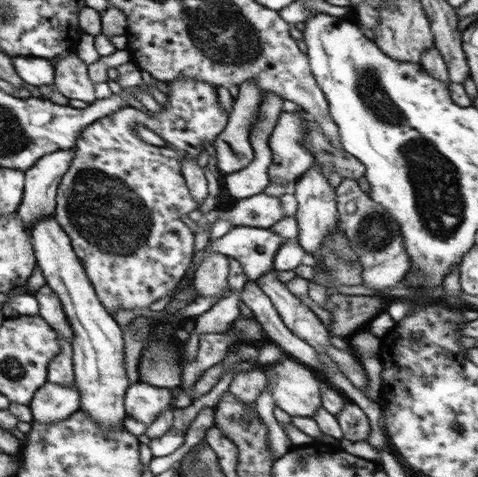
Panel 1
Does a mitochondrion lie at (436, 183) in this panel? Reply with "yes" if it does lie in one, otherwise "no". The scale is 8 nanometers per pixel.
yes

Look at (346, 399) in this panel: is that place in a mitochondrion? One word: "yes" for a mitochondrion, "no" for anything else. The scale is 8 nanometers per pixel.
no

